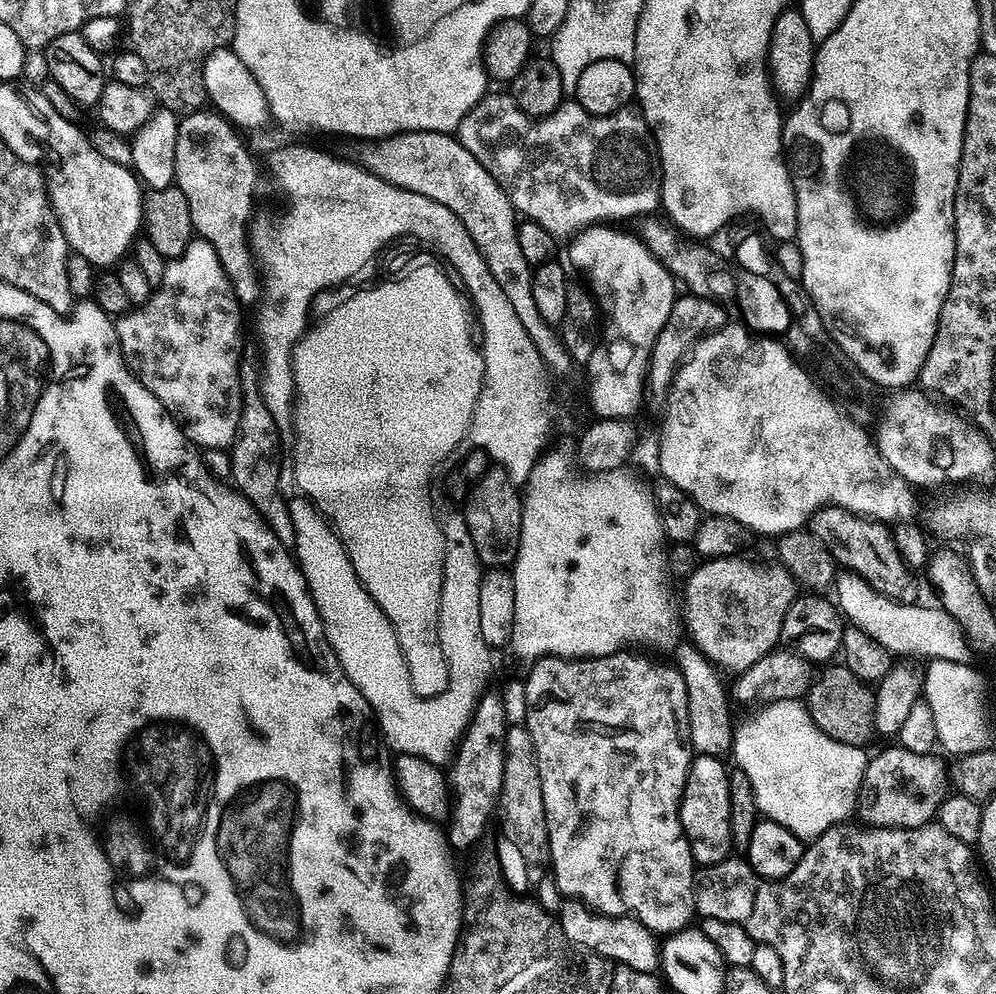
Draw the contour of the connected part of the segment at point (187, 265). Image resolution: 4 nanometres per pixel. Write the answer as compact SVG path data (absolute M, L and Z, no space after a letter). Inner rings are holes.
M193 238L180 257L167 261L160 285L153 287L152 297L145 304L133 307L115 321L116 333L128 369L144 381L146 390L162 402L162 406L176 419L184 437L197 449L210 447L231 449L240 425L240 411L244 405L240 359L244 356L244 320L240 317L242 301L232 286L214 246Z

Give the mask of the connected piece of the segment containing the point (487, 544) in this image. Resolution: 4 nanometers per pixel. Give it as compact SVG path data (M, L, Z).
M492 466L488 472L482 474L480 480L471 485L468 498L462 504L462 511L481 565L502 568L511 565L516 559L522 534L523 509L517 481L510 478L505 468Z

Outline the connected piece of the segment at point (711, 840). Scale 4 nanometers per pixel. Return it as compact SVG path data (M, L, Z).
M693 755L684 793L680 799L682 830L690 842L692 859L700 866L722 862L729 859L734 852L730 834L729 769L724 768L724 763L718 756Z

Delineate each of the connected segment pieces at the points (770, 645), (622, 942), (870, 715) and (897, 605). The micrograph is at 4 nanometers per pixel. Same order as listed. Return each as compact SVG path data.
M737 554L711 558L703 561L691 573L686 584L686 614L684 626L689 630L691 641L701 653L717 667L726 667L735 672L743 672L766 653L773 651L781 639L781 626L786 610L799 595L800 586L791 571L779 562L764 564L752 562Z
M568 898L563 903L558 911L558 919L569 944L577 949L584 948L580 950L585 953L604 956L617 965L639 972L655 973L660 968L661 945L657 933L642 926L642 922L638 922L635 916L604 916L583 900Z
M828 668L818 680L813 679L806 692L806 703L814 723L838 742L864 746L876 732L875 691L849 668Z
M847 570L837 571L834 577L835 588L834 600L845 621L870 634L876 642L897 657L908 658L911 657L908 655L914 654L958 663L969 659L969 636L945 608L923 608L923 603L920 602L903 604L874 590L874 586L870 586L870 582L866 582L866 578L862 578L857 572Z

